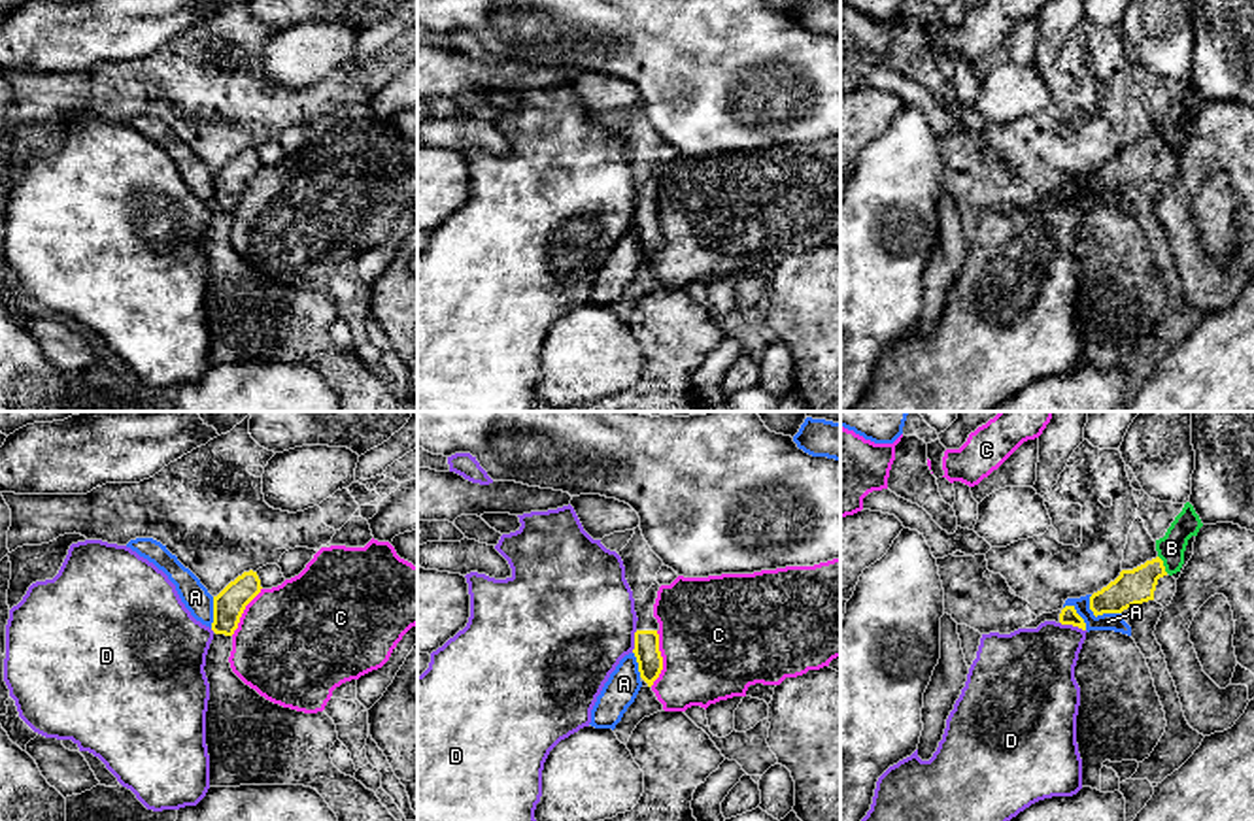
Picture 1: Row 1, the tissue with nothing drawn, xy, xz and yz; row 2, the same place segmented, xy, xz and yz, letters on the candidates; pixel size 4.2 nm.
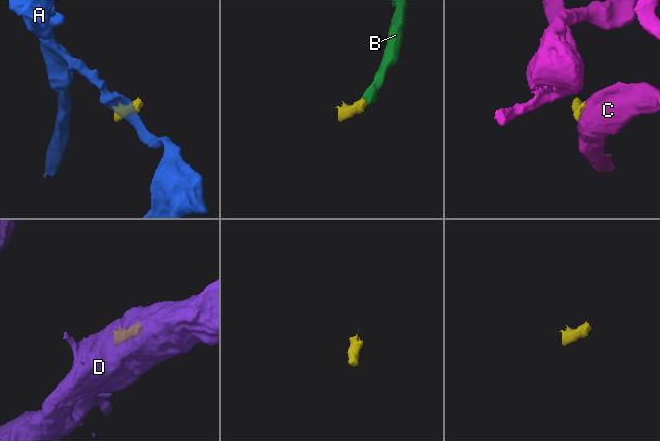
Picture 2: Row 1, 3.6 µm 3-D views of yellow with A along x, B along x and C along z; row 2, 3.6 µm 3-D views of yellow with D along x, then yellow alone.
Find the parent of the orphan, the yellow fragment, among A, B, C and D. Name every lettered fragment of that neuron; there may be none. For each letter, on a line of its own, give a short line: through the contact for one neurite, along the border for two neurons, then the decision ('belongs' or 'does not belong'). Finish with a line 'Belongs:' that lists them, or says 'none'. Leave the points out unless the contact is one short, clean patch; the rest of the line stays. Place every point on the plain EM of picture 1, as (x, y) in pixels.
A: line yz (1088, 174), (1088, 185), (1096, 193), (1120, 191); does not belong
B: line yz (1137, 163), (1162, 142), (1169, 134), (1171, 125); belongs
C: line xz (658, 208), (661, 250), (650, 263); does not belong
D: line yz (1060, 199), (1084, 208); does not belong
Belongs: B

